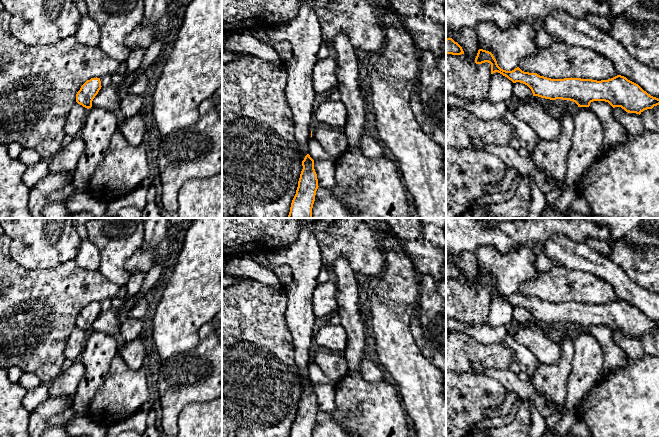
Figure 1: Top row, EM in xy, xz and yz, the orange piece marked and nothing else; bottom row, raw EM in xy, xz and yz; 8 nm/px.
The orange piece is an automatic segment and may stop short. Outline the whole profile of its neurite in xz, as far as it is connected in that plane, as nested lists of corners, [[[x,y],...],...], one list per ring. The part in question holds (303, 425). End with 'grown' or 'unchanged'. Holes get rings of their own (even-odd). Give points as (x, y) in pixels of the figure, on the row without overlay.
[[[309,378],[302,385],[302,390],[303,393],[289,437],[312,437],[316,415],[319,410],[317,398],[314,393],[314,384]]] | unchanged

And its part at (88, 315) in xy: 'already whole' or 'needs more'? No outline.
already whole

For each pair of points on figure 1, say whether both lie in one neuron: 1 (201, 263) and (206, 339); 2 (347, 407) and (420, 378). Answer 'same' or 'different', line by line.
1: different
2: different

